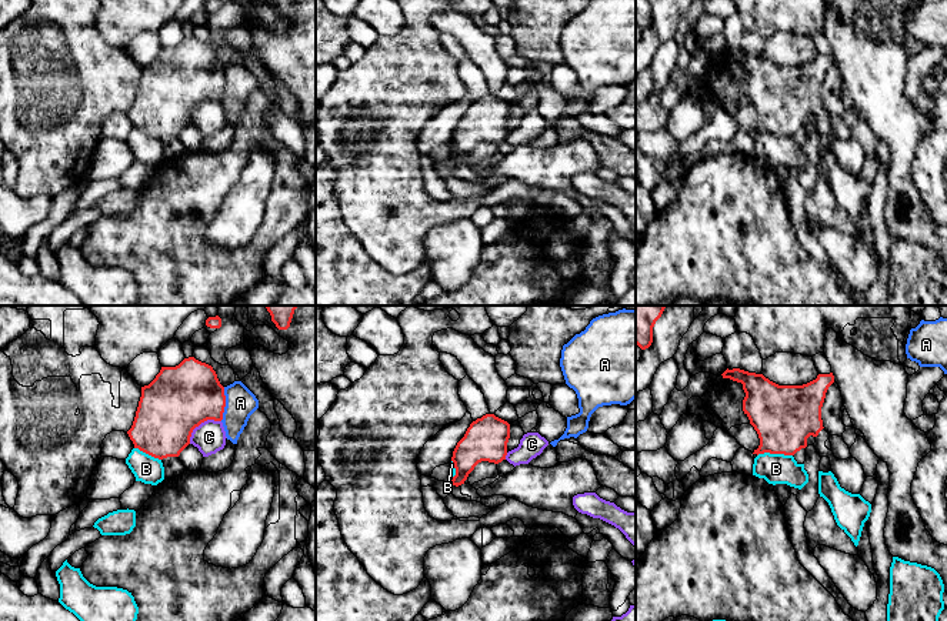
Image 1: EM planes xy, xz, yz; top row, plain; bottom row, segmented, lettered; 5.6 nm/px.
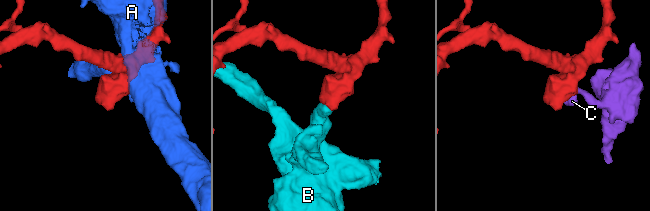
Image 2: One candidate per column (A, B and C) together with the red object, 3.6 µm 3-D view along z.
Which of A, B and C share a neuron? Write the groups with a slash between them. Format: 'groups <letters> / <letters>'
groups A / B / C

